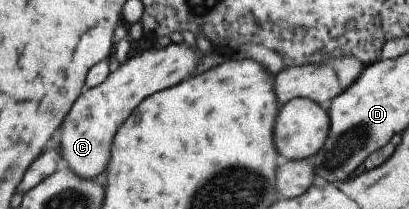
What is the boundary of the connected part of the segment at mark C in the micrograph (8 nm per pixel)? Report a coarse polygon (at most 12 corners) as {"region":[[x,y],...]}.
{"region":[[144,45],[88,89],[60,131],[60,166],[94,179],[144,97],[202,53]]}

